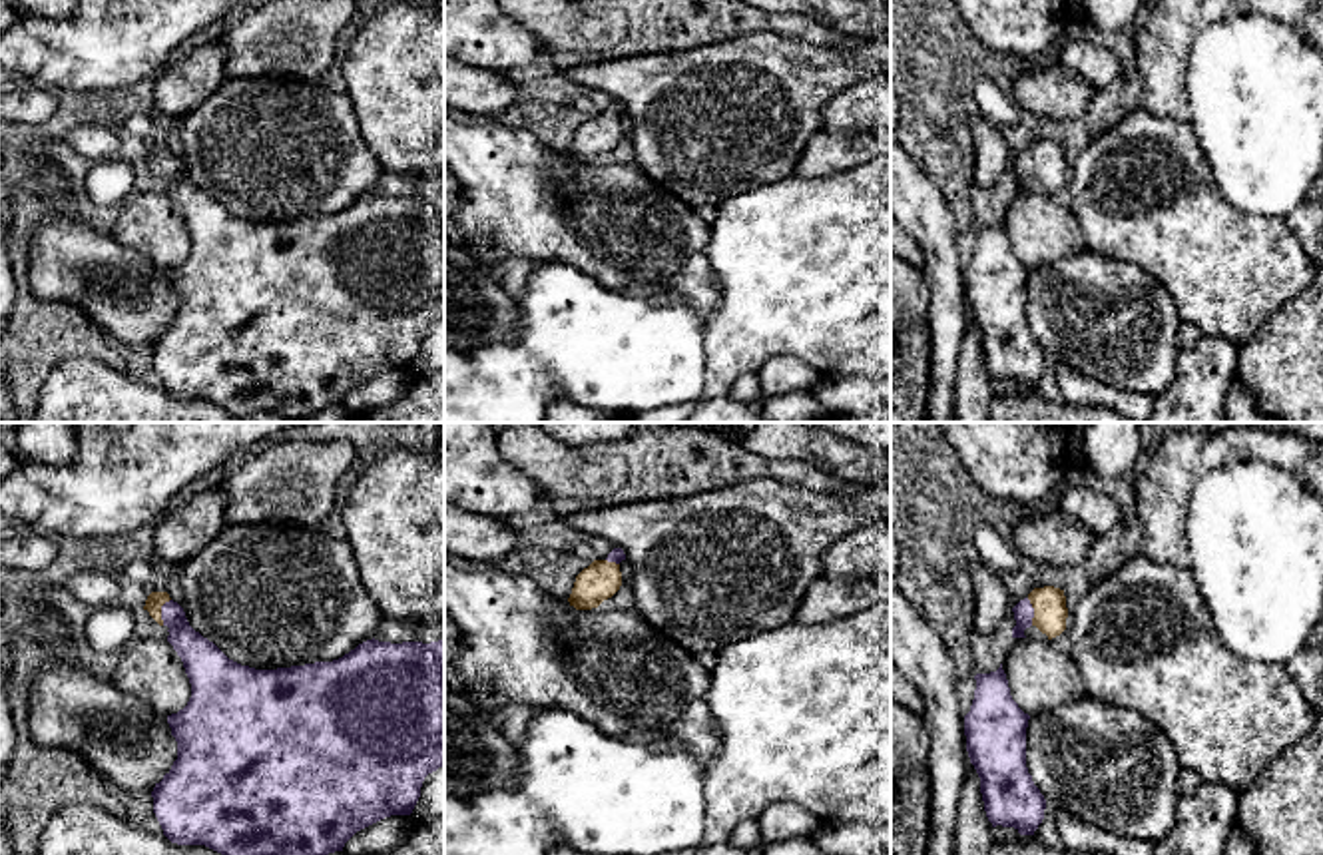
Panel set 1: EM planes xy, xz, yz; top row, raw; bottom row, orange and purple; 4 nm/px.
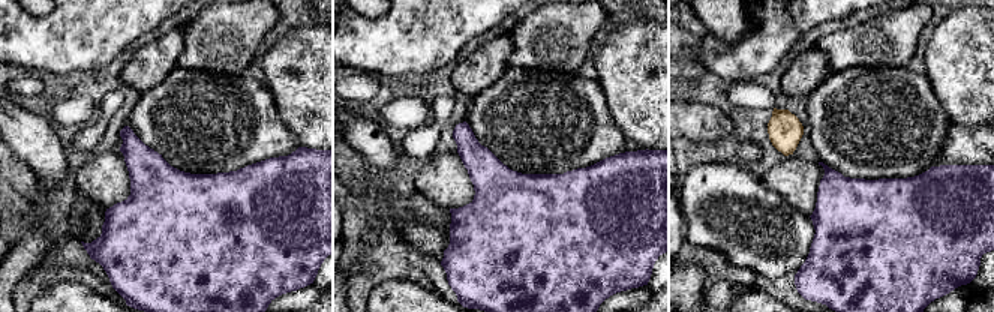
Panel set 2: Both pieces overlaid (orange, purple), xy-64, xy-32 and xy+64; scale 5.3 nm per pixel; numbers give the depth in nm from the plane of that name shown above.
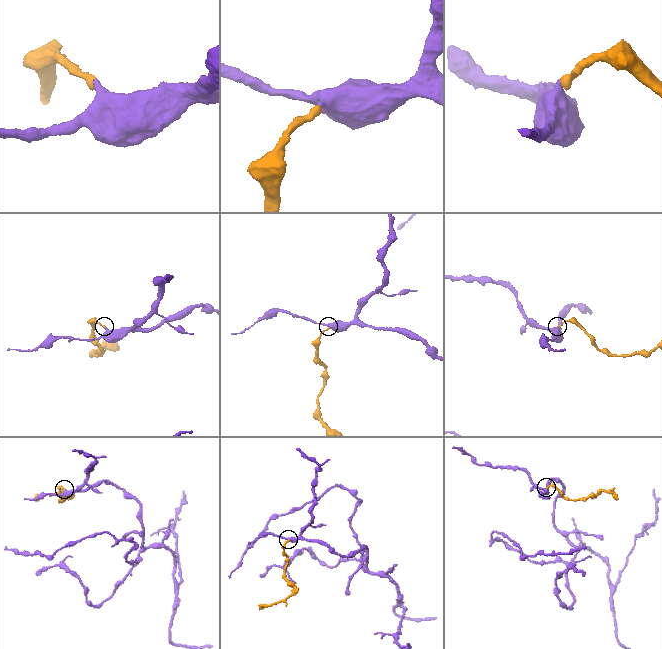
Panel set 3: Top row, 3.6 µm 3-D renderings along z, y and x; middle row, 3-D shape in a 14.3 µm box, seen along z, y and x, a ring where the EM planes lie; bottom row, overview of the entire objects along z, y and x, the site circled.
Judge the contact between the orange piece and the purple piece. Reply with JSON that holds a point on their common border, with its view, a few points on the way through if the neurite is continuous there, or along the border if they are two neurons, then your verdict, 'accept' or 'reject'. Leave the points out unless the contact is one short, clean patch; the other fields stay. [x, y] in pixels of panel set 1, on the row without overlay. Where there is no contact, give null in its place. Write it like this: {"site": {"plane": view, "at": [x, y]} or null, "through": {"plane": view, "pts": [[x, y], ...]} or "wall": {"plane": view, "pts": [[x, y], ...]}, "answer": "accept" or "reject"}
{"site": {"plane": "xy", "at": [160, 166]}, "through": {"plane": "xy", "pts": [[154, 156], [160, 166], [202, 212]]}, "answer": "accept"}

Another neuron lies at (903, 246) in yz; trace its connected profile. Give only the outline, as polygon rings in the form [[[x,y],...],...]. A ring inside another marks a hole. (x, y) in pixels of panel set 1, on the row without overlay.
[[[891,213],[891,253],[905,259],[907,263],[923,269],[925,257],[917,241],[901,227]]]

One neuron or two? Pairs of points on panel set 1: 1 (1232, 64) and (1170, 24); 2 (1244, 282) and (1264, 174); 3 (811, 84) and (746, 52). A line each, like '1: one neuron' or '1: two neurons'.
1: two neurons
2: two neurons
3: one neuron

